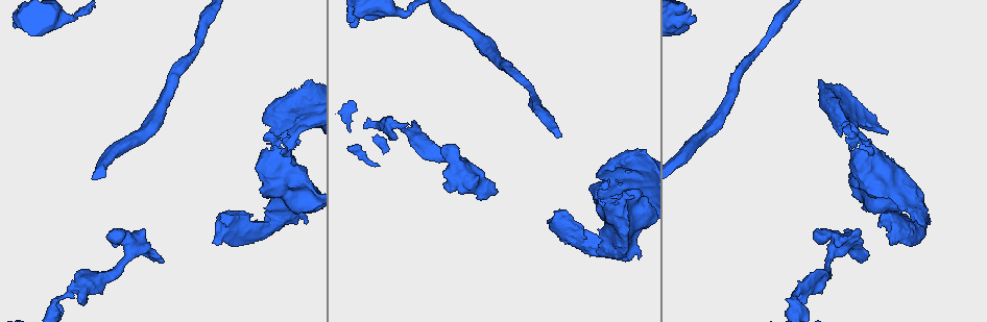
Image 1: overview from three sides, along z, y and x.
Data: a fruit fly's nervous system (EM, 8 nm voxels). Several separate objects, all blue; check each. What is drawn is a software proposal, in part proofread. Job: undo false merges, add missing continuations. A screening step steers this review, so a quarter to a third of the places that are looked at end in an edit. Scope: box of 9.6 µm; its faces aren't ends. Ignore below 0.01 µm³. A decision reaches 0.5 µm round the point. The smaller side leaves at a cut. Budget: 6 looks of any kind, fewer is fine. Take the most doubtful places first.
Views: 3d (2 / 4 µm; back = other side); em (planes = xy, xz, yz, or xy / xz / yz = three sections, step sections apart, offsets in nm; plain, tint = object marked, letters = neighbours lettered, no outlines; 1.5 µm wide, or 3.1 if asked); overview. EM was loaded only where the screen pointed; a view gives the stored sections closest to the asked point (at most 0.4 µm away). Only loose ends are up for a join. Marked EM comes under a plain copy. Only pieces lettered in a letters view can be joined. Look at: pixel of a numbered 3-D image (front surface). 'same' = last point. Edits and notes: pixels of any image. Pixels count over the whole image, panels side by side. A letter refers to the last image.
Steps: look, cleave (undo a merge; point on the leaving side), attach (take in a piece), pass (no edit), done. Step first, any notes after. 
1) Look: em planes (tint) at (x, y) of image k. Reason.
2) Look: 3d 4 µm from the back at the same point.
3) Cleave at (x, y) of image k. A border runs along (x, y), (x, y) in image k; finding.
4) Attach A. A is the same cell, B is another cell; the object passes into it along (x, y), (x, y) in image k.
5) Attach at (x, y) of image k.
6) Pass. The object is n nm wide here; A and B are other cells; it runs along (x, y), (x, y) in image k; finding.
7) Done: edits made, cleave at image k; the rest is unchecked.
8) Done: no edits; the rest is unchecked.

Look: em planes (letters) at (820, 79) of image 1. Stops while still wide.

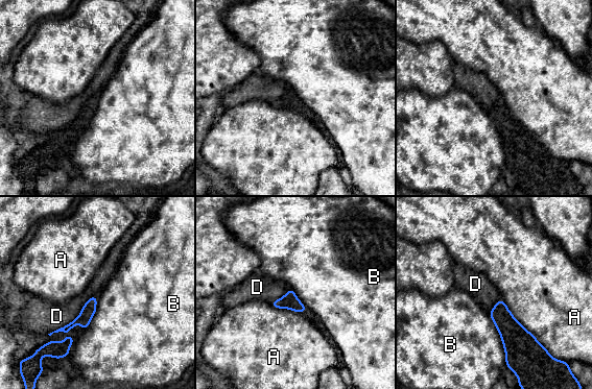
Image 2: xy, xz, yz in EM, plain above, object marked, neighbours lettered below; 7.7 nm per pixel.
Pass. A, B and D are other cells; a border runs along (96, 295), (48, 334) in image 2; none of them fits.

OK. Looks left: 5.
Look: 3d 4 µm at (827, 265) of image 1. A narrow waist.

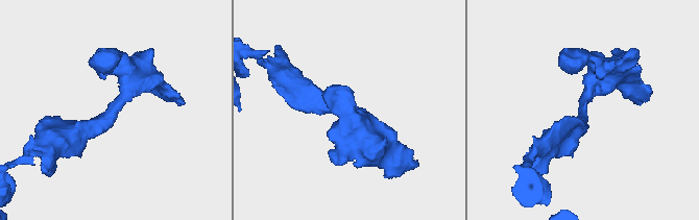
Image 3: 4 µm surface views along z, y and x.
Look: em planes (tint) at (115, 107) of image 3. The arms are 340, 440 nm wide; need the tissue.

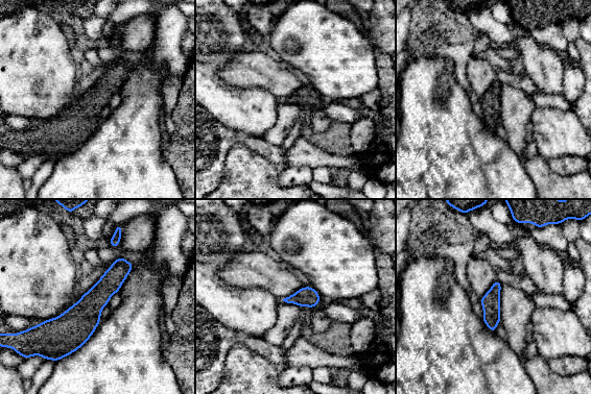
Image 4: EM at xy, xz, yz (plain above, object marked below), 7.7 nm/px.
Look: em planes (letters) at the same point. What lies round it.

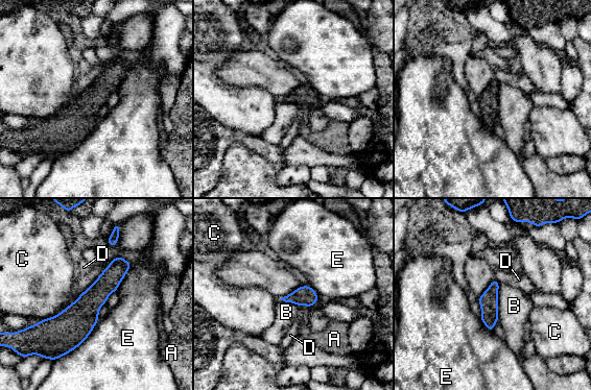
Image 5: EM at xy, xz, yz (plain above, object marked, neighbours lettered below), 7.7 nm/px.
Pass. A, B, C, D and E are other cells; it runs along (127, 265), (60, 331), (40, 331) in image 5; one neuron here.

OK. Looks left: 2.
Look: em planes (letters) at (694, 16) of image 1. Free end.

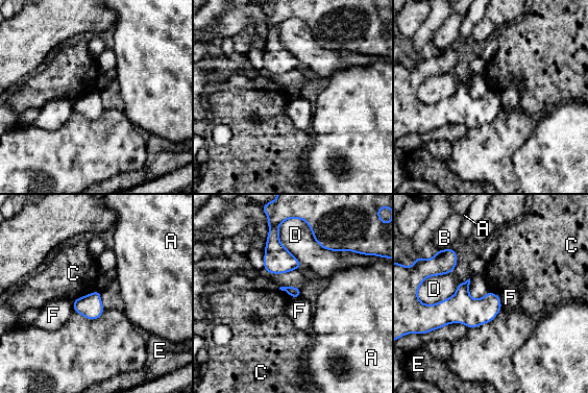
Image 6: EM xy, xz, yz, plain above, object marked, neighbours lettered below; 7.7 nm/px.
Pass. A, B, C, D, E and F are other cells; a border runs along (97, 290), (79, 296), (74, 300) in image 6; none of them fits.

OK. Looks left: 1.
Done: no edits; the rest is unchecked.

